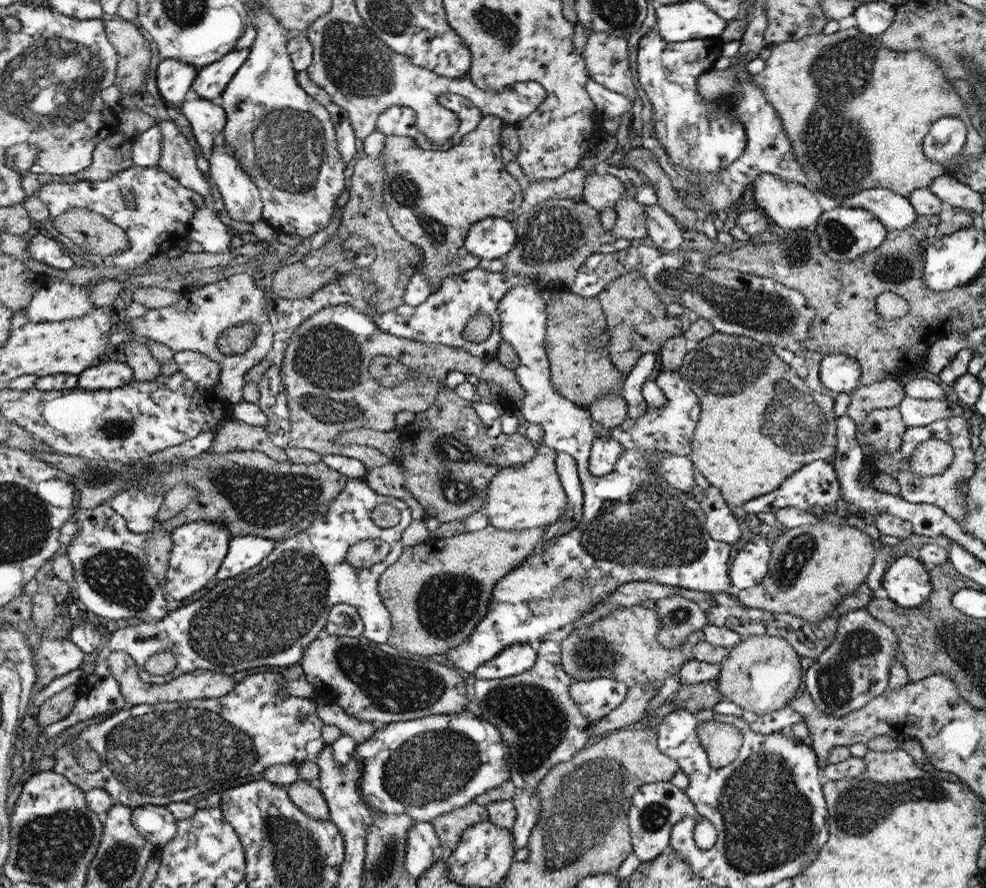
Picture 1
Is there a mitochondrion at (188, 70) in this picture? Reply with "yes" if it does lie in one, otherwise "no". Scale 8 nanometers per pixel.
no

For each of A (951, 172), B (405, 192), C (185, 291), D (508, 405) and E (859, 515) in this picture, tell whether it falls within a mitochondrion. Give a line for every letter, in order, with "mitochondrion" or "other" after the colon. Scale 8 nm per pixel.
A: other
B: mitochondrion
C: other
D: other
E: other

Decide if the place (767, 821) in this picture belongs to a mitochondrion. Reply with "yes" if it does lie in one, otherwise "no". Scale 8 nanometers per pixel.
yes

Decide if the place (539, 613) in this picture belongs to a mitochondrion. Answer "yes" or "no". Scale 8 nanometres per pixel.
no

